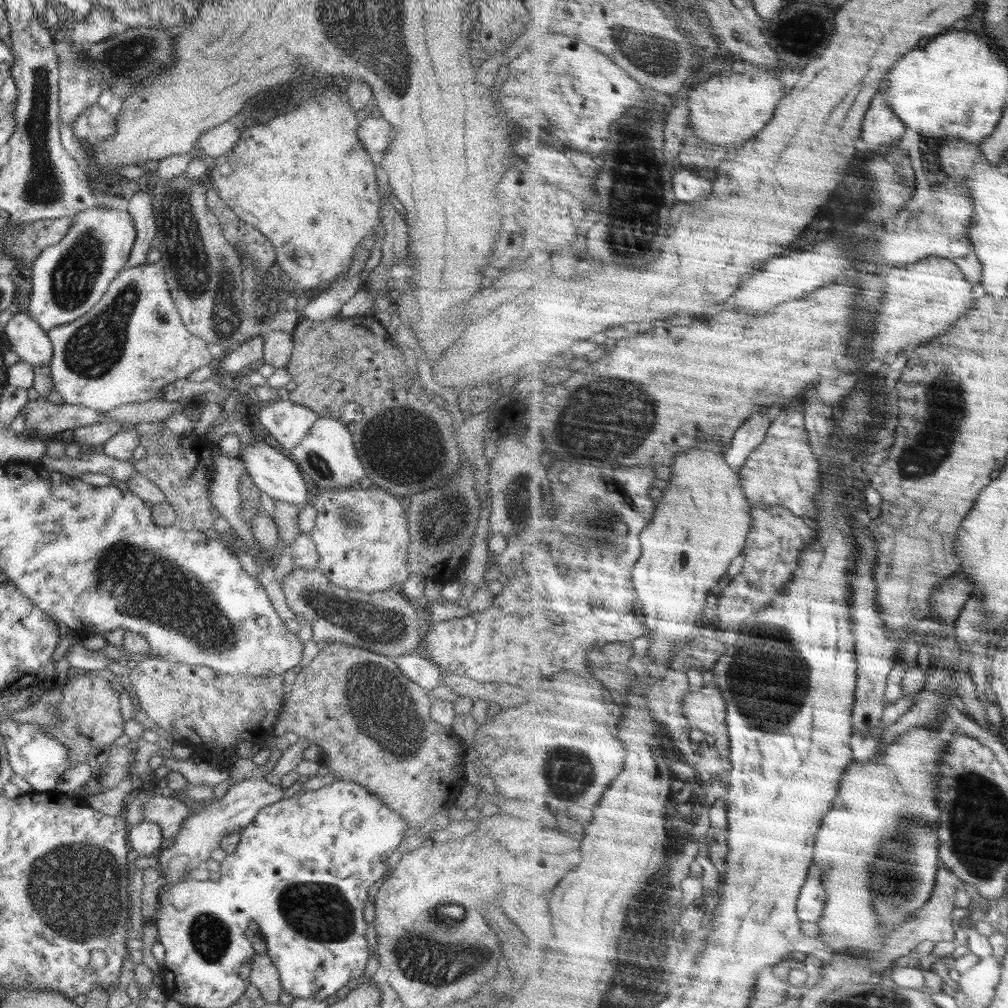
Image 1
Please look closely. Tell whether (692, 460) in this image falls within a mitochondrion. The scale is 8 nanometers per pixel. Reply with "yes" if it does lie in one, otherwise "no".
no

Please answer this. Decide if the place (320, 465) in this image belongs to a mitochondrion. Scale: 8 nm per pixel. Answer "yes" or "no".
yes

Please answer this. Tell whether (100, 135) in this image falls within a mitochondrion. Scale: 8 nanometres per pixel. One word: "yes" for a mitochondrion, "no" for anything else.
no

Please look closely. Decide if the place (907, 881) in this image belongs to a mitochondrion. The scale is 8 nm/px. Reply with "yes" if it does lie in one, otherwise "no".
yes

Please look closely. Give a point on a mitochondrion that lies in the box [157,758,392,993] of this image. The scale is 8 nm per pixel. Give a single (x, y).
(326, 916)

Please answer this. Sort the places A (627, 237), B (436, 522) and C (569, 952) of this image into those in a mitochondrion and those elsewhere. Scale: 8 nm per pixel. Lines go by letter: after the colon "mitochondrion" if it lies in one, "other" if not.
A: mitochondrion
B: mitochondrion
C: other

